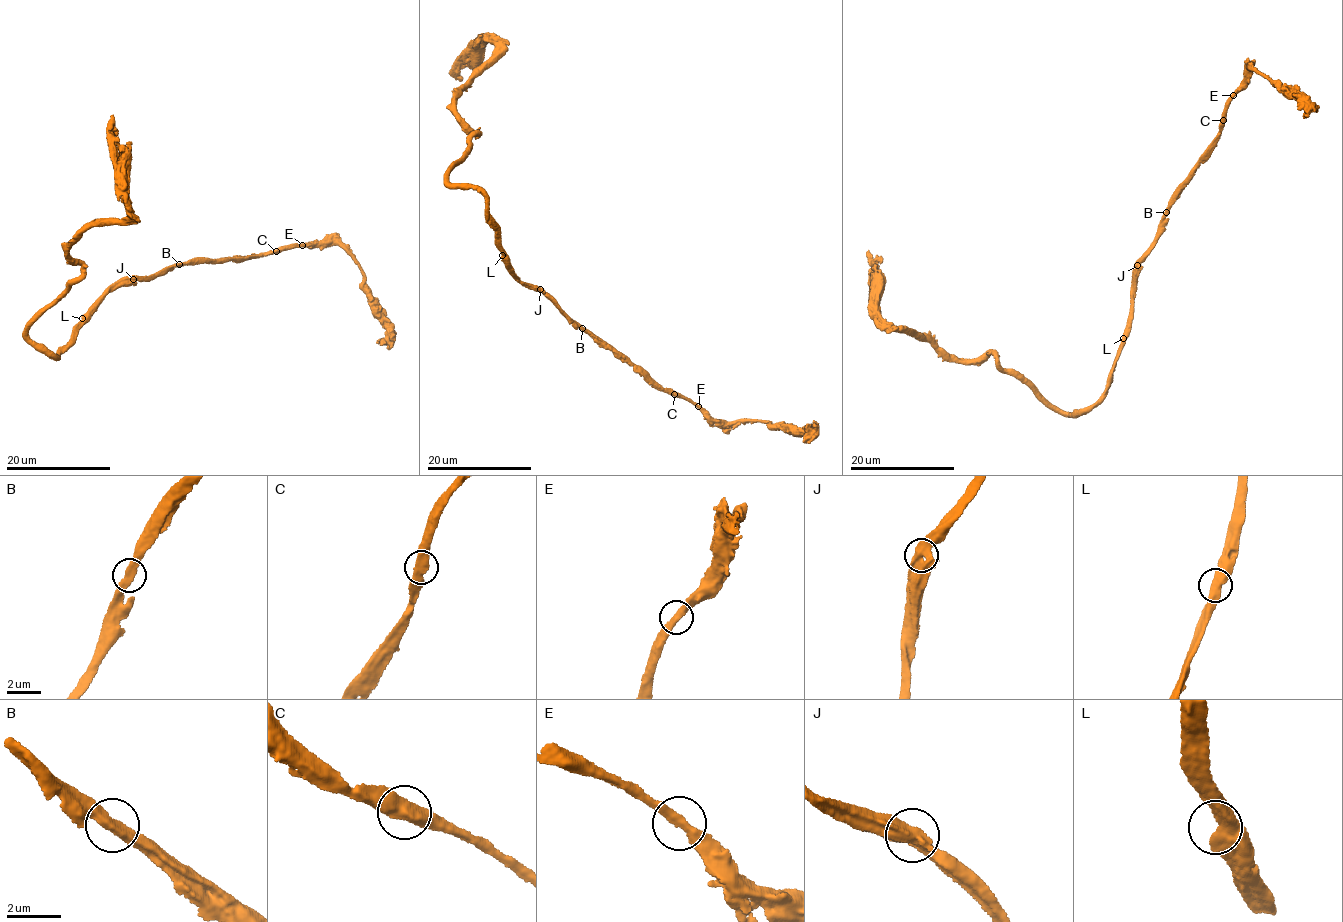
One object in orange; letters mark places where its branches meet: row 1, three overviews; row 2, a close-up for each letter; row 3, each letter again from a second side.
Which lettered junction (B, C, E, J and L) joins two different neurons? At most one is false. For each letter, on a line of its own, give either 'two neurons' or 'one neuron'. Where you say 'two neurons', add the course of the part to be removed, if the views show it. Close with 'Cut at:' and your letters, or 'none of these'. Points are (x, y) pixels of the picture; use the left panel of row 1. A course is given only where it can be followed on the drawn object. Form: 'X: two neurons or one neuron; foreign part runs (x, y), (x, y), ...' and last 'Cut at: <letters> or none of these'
B: one neuron
C: one neuron
E: one neuron
J: one neuron
L: one neuron
Cut at: none of these

